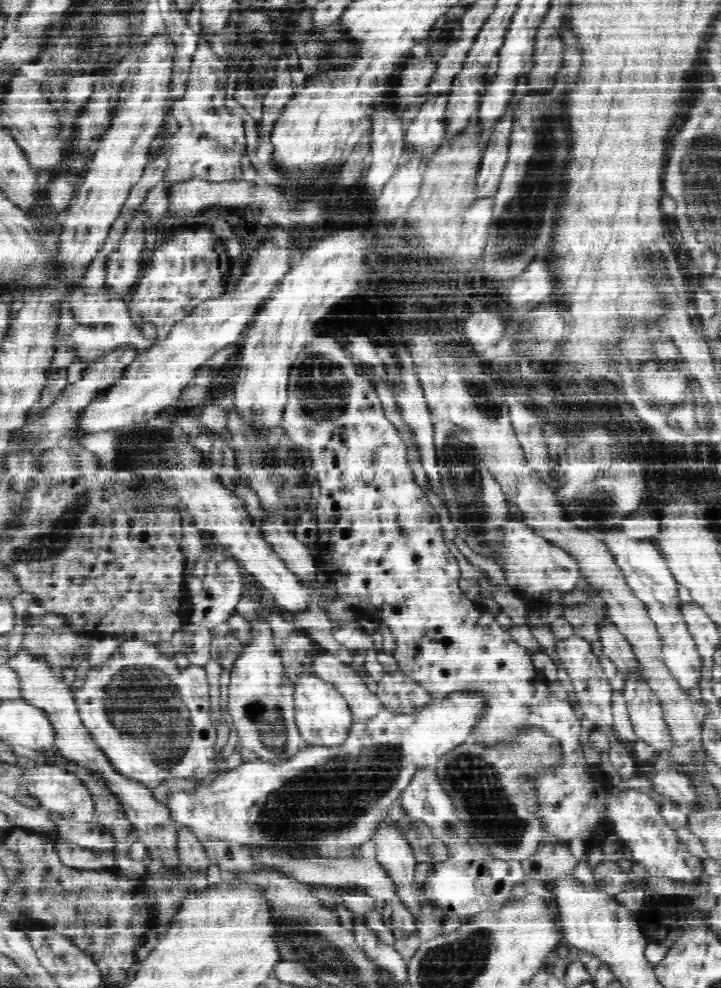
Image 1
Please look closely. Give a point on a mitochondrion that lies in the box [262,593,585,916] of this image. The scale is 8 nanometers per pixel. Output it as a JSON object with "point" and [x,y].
{"point":[475,782]}

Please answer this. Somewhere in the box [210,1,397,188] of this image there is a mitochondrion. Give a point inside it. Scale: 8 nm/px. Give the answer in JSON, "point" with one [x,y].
{"point":[346,53]}

